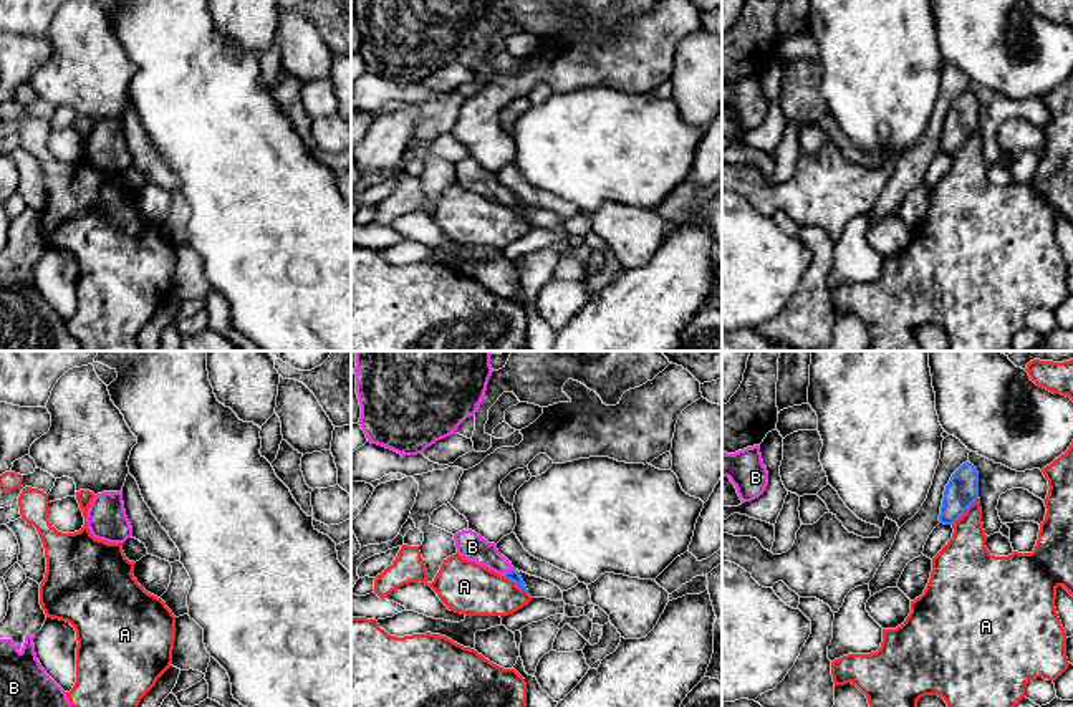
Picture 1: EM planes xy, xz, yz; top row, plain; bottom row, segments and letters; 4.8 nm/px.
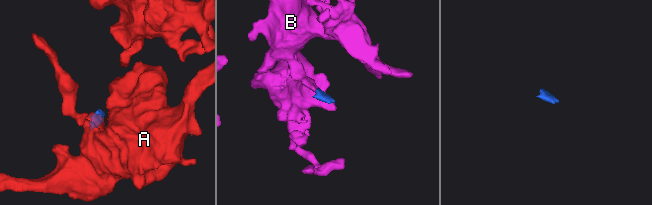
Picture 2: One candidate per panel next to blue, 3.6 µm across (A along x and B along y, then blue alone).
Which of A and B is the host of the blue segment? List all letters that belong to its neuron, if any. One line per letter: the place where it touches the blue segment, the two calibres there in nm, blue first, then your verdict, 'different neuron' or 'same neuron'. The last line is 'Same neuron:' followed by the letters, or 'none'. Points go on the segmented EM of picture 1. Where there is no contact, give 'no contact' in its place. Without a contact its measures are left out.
A: contact yz (964, 512); calibres 160 and 260 nm; different neuron
B: contact xz (509, 572); calibres 60 and 140 nm; same neuron
Same neuron: B

